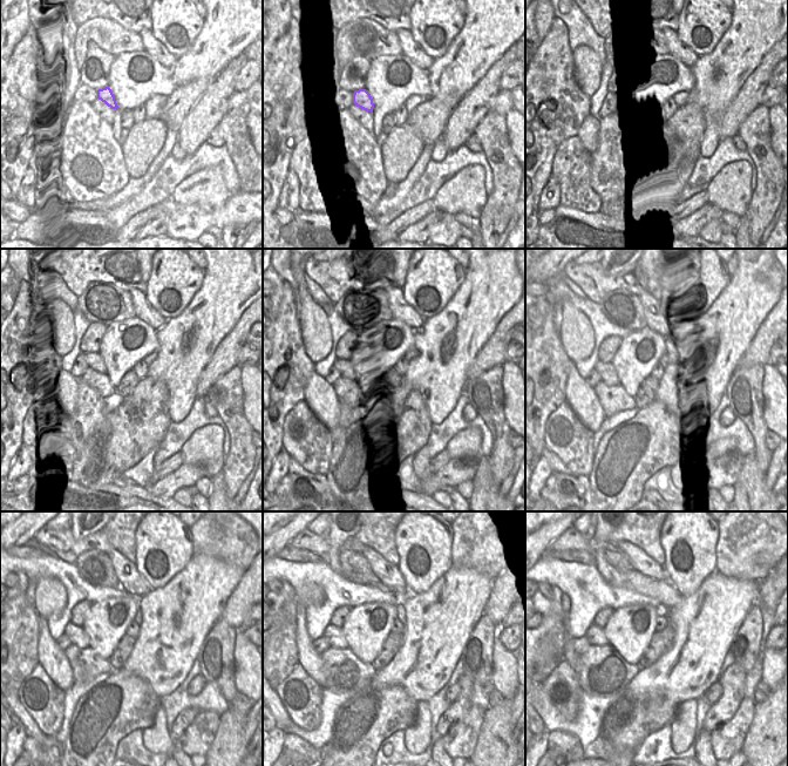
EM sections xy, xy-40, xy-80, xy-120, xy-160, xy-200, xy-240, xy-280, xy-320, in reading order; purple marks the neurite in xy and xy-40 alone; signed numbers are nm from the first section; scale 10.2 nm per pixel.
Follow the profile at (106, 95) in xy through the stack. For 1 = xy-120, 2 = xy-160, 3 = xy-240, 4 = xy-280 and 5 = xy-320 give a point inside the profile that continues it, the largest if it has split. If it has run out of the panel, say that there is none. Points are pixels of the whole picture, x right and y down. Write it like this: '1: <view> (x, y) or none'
1: xy-120 (94, 360)
2: xy-160 (345, 367)
3: xy-240 (77, 637)
4: xy-280 (334, 635)
5: xy-320 (595, 635)

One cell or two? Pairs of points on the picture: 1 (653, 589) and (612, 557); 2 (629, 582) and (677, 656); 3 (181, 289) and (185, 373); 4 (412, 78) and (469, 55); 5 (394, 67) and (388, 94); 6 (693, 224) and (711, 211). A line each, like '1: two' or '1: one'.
1: two
2: two
3: two
4: two
5: one
6: one

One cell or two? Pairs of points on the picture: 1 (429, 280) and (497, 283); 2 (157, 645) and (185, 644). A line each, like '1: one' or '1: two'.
1: two
2: one

